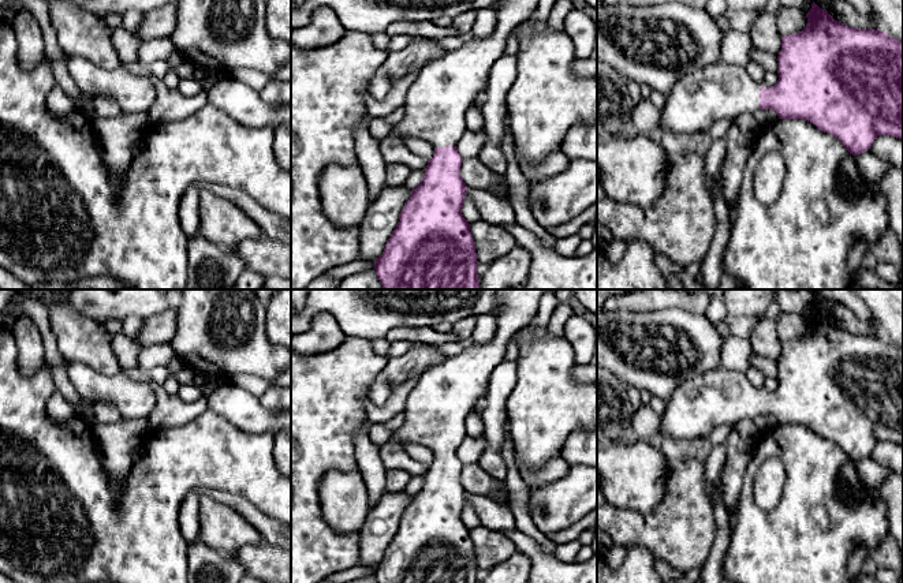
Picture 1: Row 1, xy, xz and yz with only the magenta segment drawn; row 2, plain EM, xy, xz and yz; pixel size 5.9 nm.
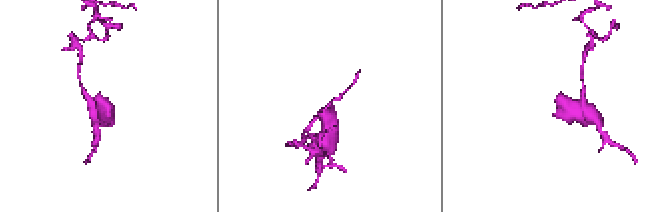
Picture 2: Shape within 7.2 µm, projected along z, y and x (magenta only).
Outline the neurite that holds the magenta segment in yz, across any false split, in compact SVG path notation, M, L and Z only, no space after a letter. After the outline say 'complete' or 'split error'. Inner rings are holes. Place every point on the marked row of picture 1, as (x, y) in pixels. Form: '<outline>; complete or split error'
M814 1L806 18L802 31L781 37L775 86L757 83L745 66L720 60L675 82L661 109L658 131L695 134L709 131L720 119L772 109L779 119L805 119L832 134L852 156L869 150L878 135L903 141L903 41L881 30L837 22Z; split error

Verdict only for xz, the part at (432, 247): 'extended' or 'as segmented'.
extended

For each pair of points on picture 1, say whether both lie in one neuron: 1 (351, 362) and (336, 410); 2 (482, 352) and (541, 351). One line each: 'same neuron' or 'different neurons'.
1: same neuron
2: different neurons

